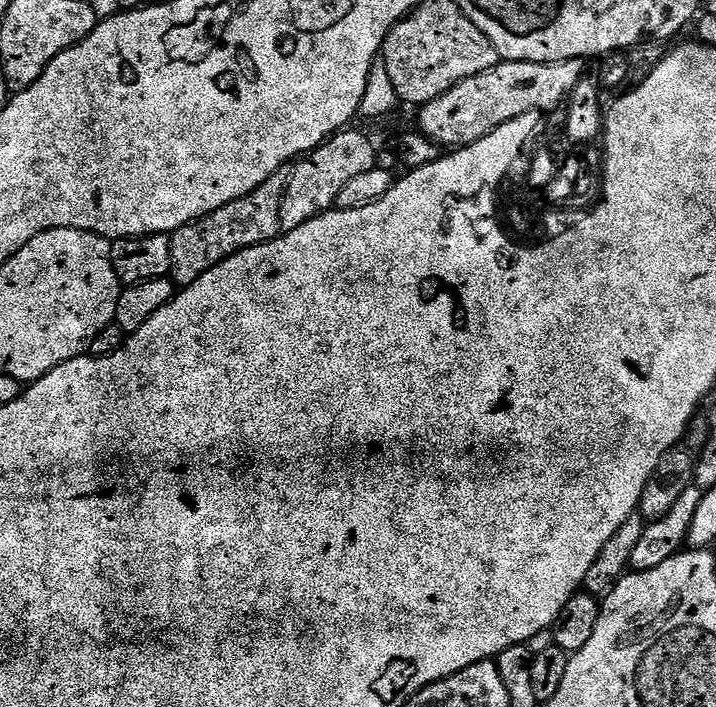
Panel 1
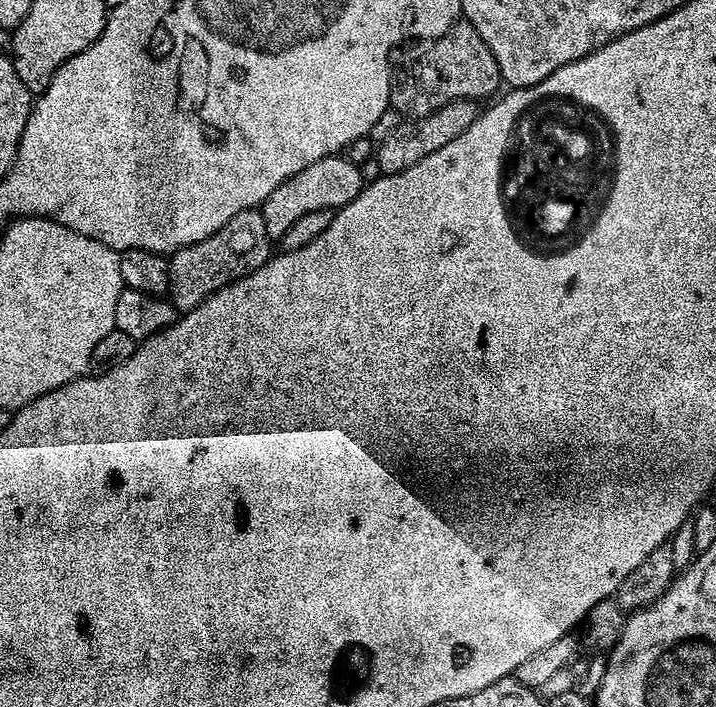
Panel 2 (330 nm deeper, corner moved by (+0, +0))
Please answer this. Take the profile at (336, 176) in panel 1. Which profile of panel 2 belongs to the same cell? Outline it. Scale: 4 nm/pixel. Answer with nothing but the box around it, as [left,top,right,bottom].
[262,154,365,242]

